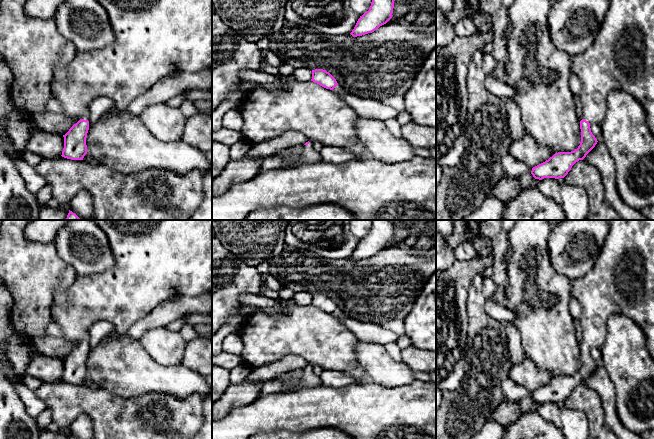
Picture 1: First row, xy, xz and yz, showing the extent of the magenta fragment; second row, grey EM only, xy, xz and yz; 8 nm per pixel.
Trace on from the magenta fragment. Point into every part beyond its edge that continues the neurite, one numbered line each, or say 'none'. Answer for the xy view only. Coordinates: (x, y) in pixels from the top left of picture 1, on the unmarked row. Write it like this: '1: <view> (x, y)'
1: xy (154, 259)

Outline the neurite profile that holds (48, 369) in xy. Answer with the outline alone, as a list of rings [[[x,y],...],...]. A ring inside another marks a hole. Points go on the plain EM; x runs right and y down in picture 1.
[[[30,351],[30,356],[26,374],[40,379],[44,383],[61,381],[64,372],[64,361],[62,359],[45,356],[35,351]]]

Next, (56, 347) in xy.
[[[44,336],[32,339],[32,344],[45,356],[65,359],[76,348],[79,341],[68,341],[59,337]]]

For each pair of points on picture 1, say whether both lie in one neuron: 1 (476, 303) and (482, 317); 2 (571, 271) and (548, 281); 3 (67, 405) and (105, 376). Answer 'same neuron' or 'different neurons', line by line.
1: same neuron
2: different neurons
3: different neurons

